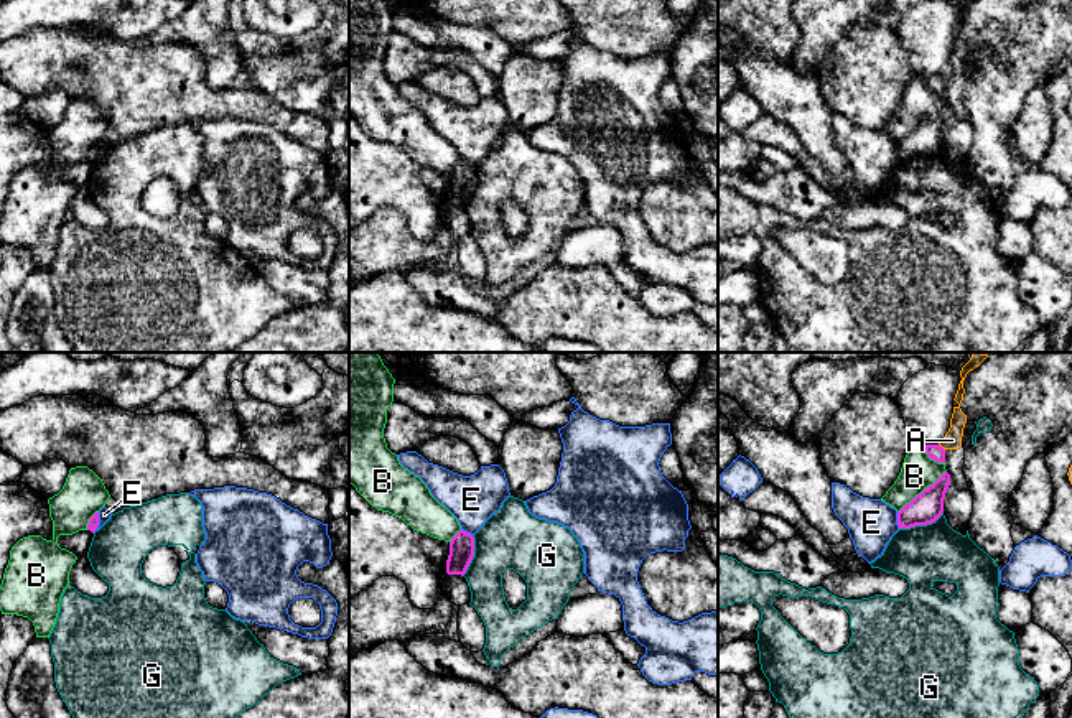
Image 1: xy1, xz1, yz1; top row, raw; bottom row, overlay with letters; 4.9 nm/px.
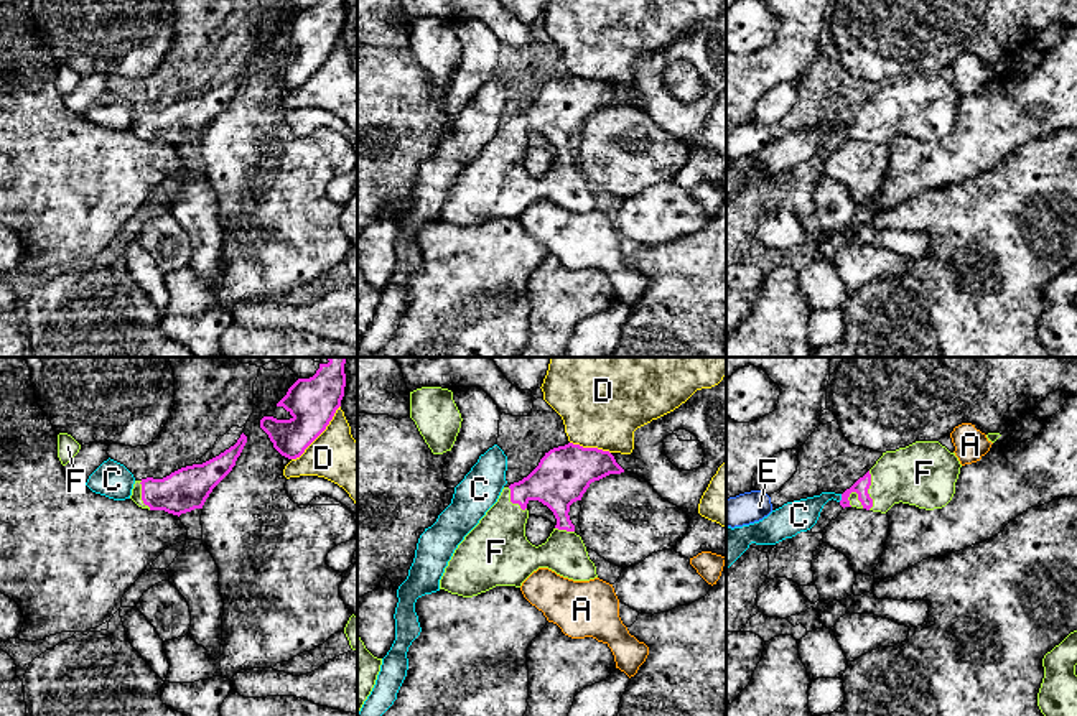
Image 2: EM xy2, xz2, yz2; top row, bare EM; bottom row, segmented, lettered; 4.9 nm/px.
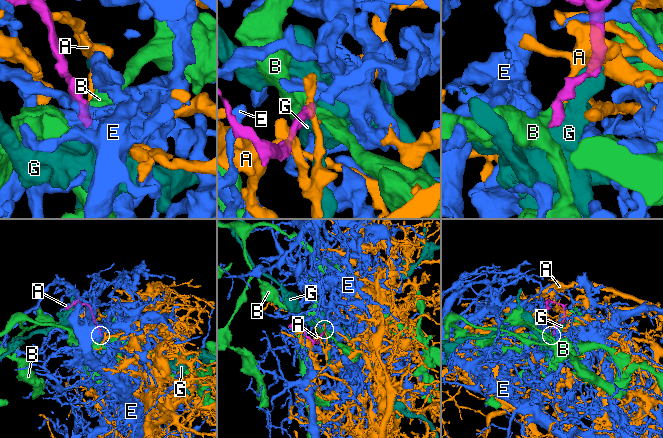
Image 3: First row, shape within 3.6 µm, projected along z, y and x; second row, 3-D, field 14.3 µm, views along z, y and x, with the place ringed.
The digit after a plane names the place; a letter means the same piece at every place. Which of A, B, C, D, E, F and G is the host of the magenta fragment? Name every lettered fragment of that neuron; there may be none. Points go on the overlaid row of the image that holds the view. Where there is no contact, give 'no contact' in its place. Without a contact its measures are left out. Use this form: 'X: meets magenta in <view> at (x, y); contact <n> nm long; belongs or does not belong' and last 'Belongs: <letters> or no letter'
A: meets magenta in yz1 at (941, 447); contact 50 nm long; does not belong
B: meets magenta in yz1 at (922, 491); contact 320 nm long; does not belong
C: meets magenta in yz2 at (842, 497); contact 40 nm long; does not belong
D: meets magenta in xy2 at (320, 433); contact 360 nm long; does not belong
E: meets magenta in xy1 at (97, 521); contact 90 nm long; does not belong
F: meets magenta in yz2 at (867, 491); contact 190 nm long; belongs
G: meets magenta in yz1 at (921, 524); contact 240 nm long; does not belong
Belongs: F

